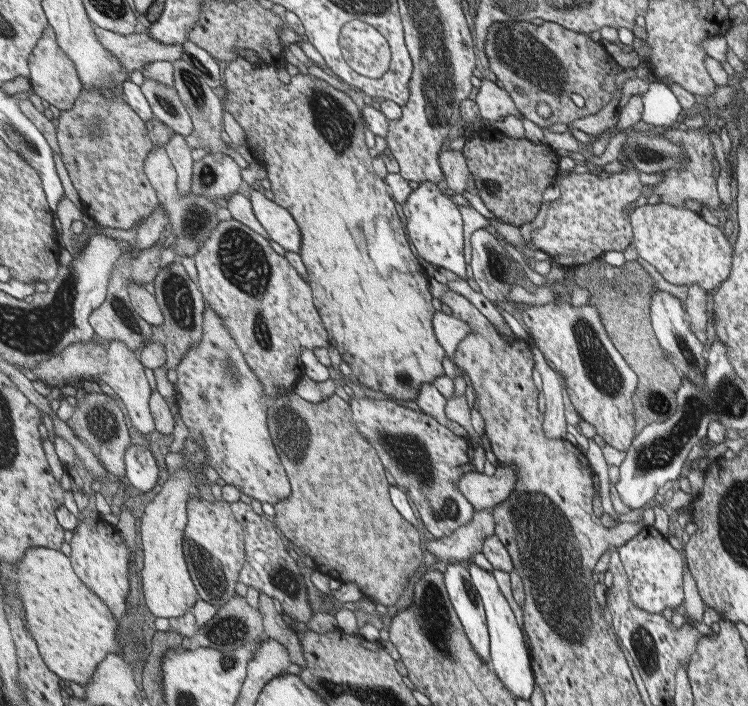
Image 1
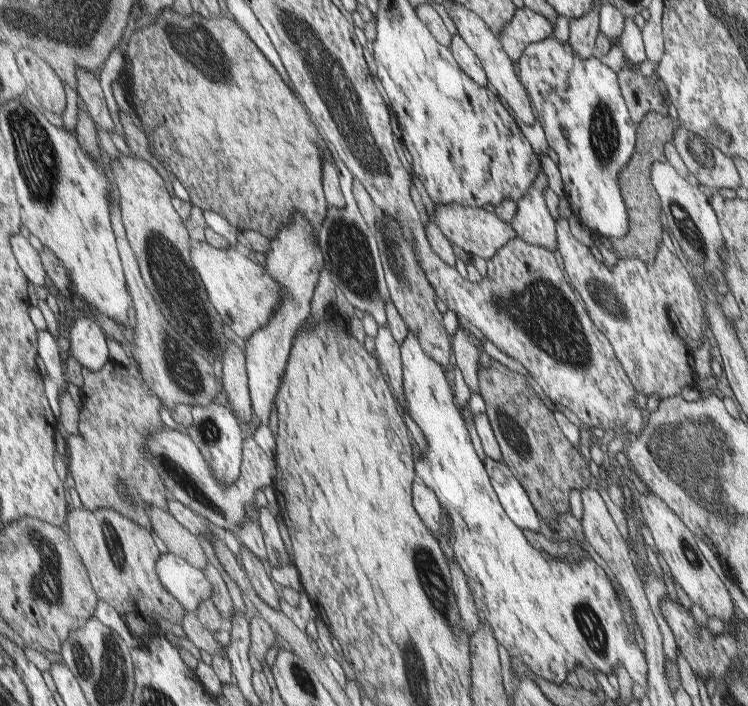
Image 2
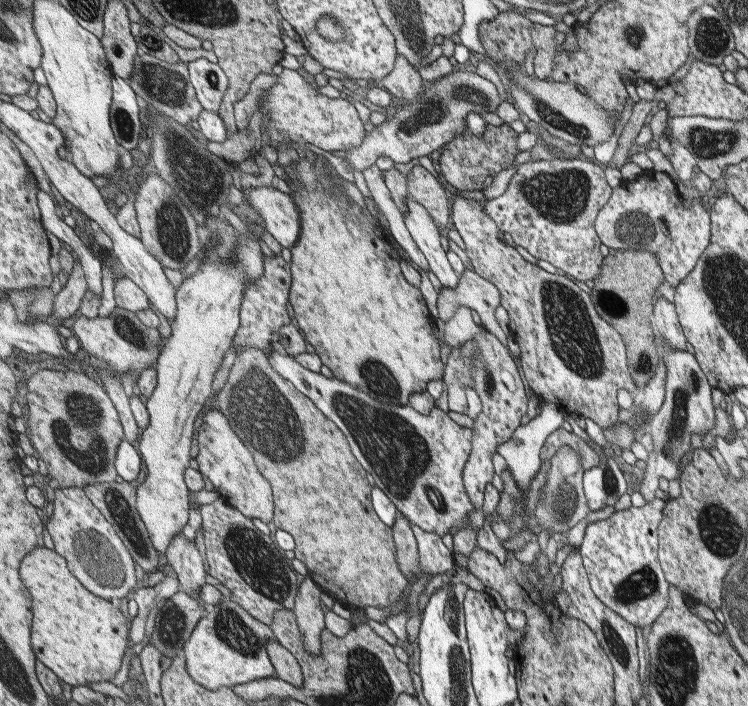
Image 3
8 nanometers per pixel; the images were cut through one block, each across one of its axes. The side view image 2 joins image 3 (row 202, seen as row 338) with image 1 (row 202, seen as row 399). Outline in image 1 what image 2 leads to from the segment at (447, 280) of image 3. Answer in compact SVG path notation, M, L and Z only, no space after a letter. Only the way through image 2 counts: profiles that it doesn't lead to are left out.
M423 181L413 189L401 205L409 232L410 241L414 243L419 256L429 264L443 267L455 276L465 279L465 260L463 260L463 234L461 234L461 214L457 206L437 190L437 183Z

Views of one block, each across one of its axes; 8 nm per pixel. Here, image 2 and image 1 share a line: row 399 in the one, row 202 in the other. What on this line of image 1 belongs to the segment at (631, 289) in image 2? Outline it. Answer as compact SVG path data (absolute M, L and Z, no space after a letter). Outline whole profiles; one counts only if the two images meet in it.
M660 200L657 204L639 205L631 211L631 226L634 227L634 241L639 258L655 268L669 284L697 285L711 292L729 274L731 246L723 232L686 207Z

